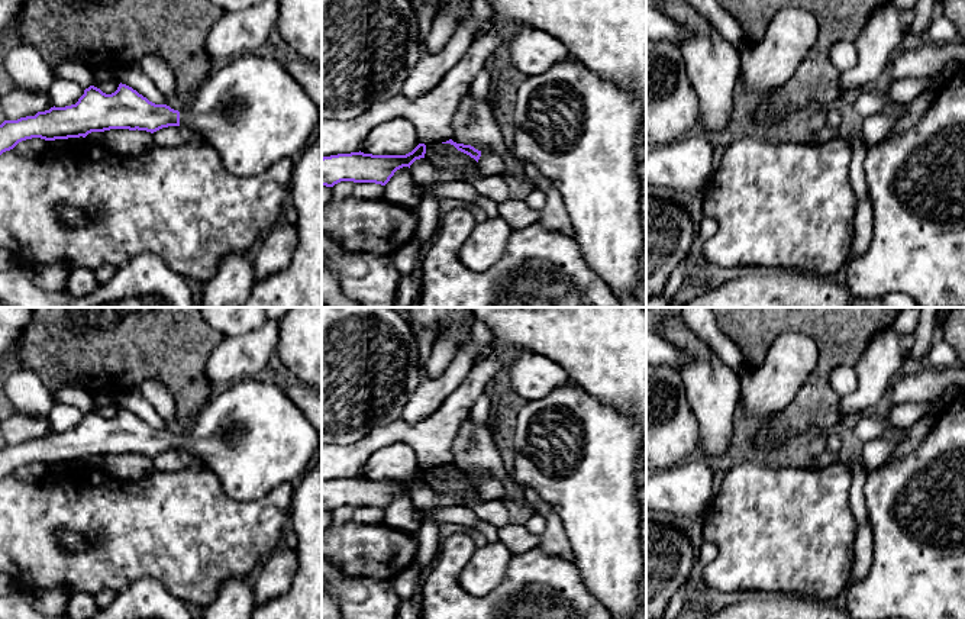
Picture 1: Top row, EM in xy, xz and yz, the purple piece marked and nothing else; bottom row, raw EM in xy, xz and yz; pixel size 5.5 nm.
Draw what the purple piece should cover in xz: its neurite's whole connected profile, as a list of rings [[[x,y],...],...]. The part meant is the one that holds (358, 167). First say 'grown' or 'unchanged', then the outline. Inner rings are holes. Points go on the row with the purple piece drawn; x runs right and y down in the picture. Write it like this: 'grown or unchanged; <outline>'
unchanged; [[[419,144],[406,155],[372,155],[364,152],[338,154],[322,158],[322,187],[341,181],[375,183],[385,186],[394,173],[425,158],[426,145]]]

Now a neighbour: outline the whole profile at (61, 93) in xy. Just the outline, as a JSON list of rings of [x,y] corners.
[[[57,78],[46,93],[55,107],[65,107],[75,104],[84,94],[84,88],[74,81]]]

